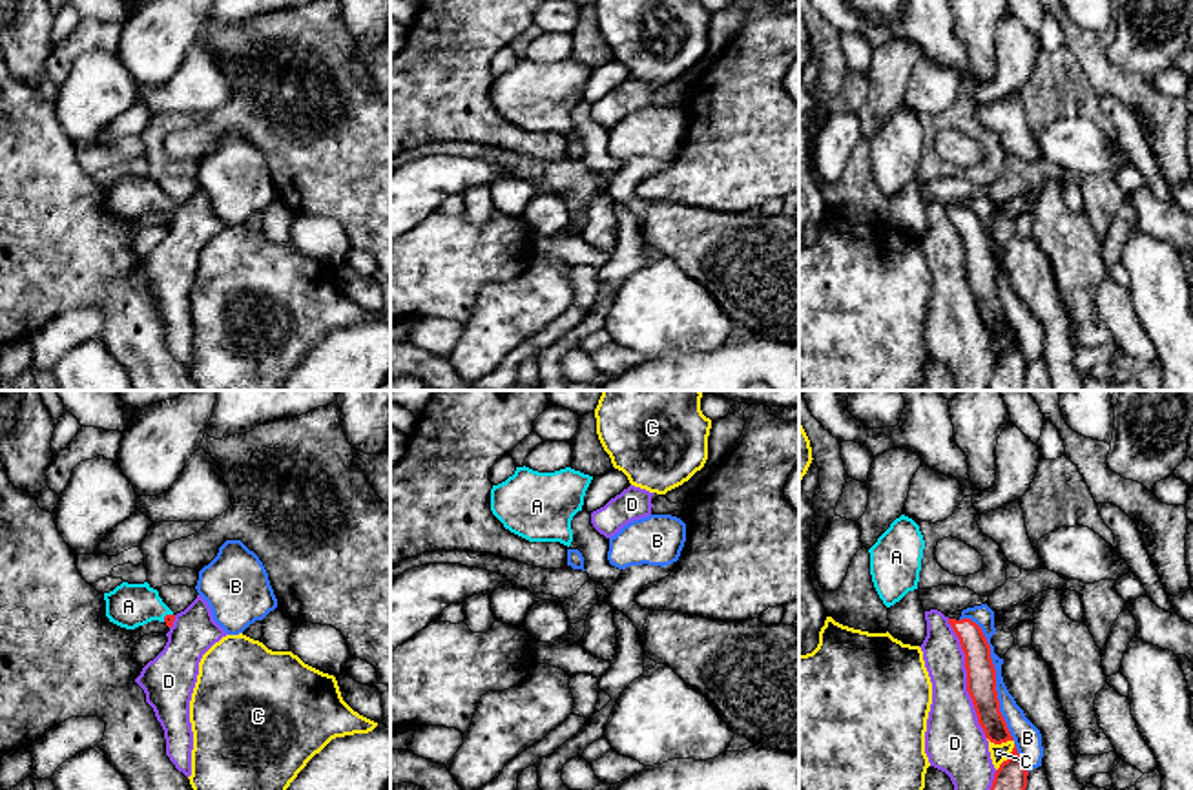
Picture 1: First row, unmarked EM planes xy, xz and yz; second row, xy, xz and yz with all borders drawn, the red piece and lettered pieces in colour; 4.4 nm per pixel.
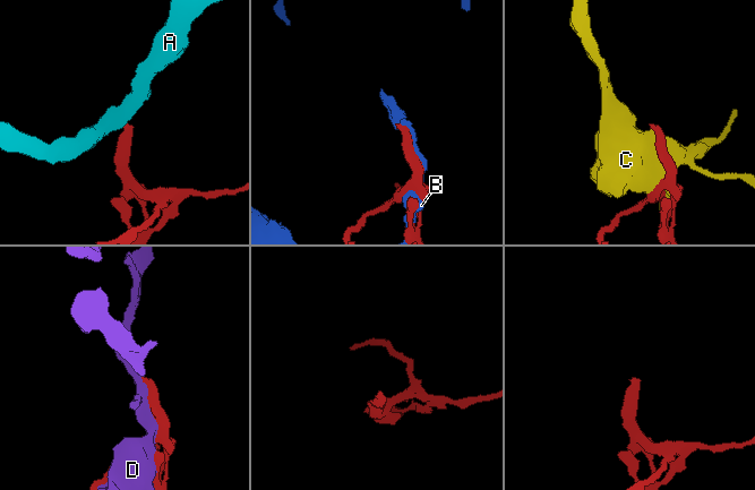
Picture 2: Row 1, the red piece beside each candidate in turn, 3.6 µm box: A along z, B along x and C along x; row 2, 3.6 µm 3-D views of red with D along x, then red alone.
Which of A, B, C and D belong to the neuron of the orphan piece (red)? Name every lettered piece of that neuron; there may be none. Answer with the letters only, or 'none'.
A

